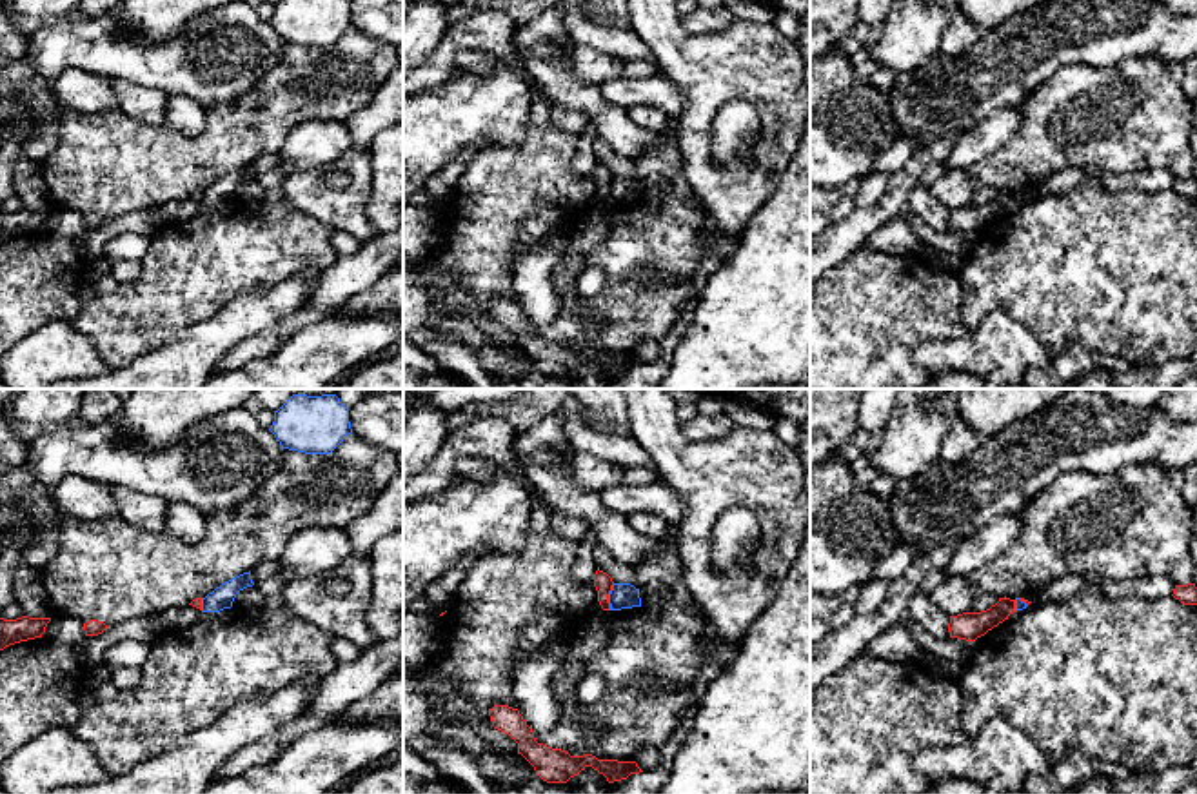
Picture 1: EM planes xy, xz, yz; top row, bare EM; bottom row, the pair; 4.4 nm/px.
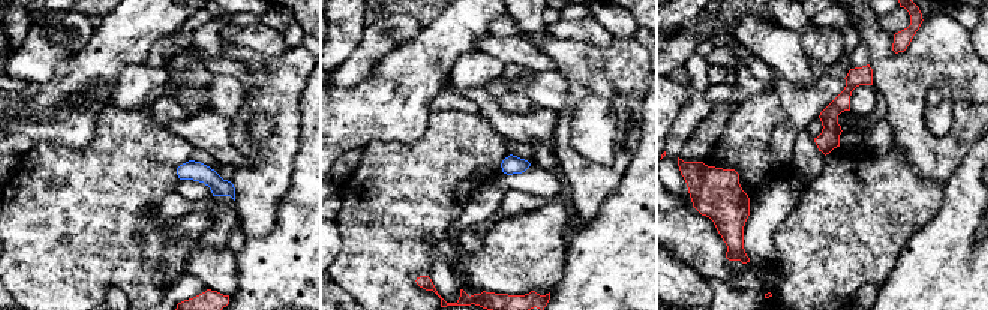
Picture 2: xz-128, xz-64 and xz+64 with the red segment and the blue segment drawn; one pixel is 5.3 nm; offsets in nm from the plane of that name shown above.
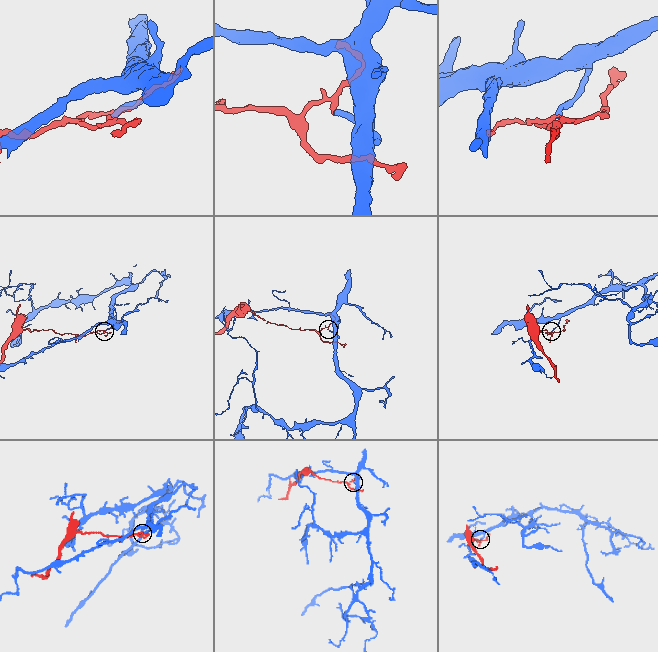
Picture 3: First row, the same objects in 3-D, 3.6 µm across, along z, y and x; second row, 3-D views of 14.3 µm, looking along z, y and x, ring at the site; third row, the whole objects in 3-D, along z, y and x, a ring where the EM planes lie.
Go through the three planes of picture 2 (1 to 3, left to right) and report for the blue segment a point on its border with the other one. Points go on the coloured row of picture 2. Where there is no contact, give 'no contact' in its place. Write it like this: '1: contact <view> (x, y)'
1: no contact
2: no contact
3: no contact

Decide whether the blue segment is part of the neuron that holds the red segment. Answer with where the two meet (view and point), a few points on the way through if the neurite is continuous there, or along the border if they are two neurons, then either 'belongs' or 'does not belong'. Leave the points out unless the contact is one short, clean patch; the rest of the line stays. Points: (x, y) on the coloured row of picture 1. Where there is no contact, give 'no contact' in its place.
xz (607, 596) | along xz (614, 584), (609, 595), (609, 609) | does not belong

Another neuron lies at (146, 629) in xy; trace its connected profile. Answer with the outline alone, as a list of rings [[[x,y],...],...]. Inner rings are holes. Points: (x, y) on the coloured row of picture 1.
[[[145,616],[125,620],[107,629],[98,636],[87,636],[84,641],[76,643],[74,649],[85,667],[100,665],[104,652],[120,641],[143,641],[151,643],[156,636],[165,632],[160,616]]]

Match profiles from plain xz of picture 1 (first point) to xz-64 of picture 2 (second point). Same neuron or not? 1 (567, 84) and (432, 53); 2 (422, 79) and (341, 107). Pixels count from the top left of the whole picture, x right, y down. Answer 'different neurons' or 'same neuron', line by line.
1: different neurons
2: different neurons

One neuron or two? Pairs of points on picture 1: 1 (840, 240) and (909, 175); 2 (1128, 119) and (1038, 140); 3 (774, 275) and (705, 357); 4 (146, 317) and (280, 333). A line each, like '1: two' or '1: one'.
1: one
2: one
3: one
4: two

